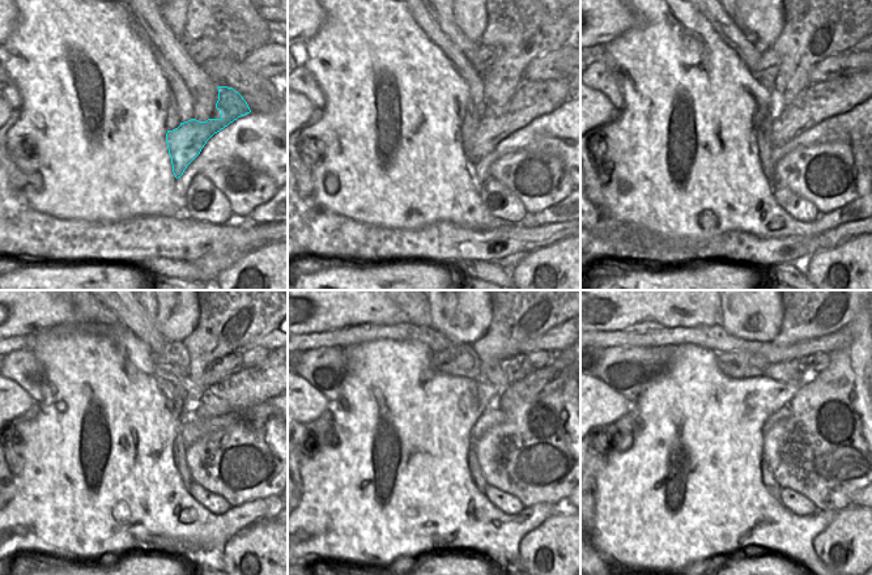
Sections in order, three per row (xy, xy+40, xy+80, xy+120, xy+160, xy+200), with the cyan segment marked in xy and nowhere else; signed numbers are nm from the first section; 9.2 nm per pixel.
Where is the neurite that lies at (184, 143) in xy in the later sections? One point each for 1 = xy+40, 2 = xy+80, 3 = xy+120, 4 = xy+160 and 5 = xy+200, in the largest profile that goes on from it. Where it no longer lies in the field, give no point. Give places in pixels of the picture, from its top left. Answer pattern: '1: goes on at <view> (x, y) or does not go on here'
1: goes on at xy+40 (531, 99)
2: goes on at xy+80 (824, 99)
3: goes on at xy+120 (246, 388)
4: goes on at xy+160 (553, 382)
5: goes on at xy+200 (846, 382)

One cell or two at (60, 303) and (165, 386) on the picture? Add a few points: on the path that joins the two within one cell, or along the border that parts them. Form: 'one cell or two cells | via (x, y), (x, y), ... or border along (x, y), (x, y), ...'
two cells | border along (73, 303), (73, 322), (46, 328)

